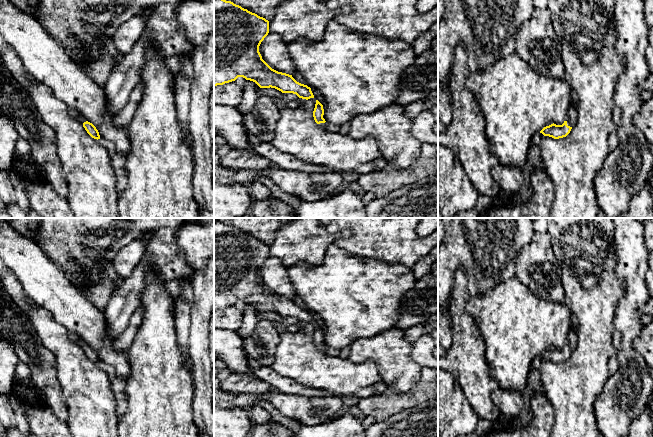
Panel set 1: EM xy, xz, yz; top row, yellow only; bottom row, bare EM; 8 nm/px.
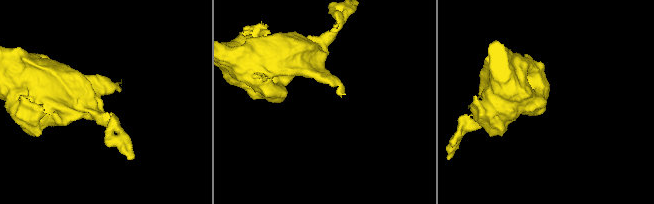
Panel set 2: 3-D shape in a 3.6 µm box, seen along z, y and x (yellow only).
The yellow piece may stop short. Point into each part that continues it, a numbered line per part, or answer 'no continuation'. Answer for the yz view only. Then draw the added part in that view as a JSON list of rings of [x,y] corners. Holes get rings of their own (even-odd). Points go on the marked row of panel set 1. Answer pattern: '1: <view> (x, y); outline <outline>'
1: yz (571, 119); outline [[[571,105],[571,107],[569,108],[569,111],[567,113],[567,125],[570,127],[574,127],[576,121],[577,121],[577,109],[576,106]]]

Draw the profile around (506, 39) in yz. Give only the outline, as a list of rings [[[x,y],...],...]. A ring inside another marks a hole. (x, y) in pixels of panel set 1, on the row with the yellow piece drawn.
[[[440,0],[444,4],[441,24],[438,26],[438,89],[449,78],[454,54],[462,44],[467,52],[469,74],[480,72],[503,57],[516,52],[516,34],[522,23],[528,21],[534,11],[533,0]]]

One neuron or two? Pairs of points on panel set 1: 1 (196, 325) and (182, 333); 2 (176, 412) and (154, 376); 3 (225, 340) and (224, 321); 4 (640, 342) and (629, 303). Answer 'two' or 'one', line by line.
1: two
2: one
3: two
4: two

